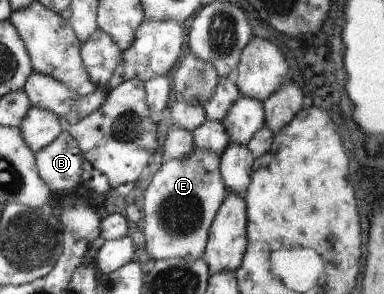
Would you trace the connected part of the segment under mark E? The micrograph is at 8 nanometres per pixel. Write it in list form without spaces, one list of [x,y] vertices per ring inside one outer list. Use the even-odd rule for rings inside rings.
[[[193,148],[182,160],[162,163],[151,178],[141,204],[145,250],[155,260],[200,260],[209,240],[211,224],[226,193],[221,156],[212,150]]]

